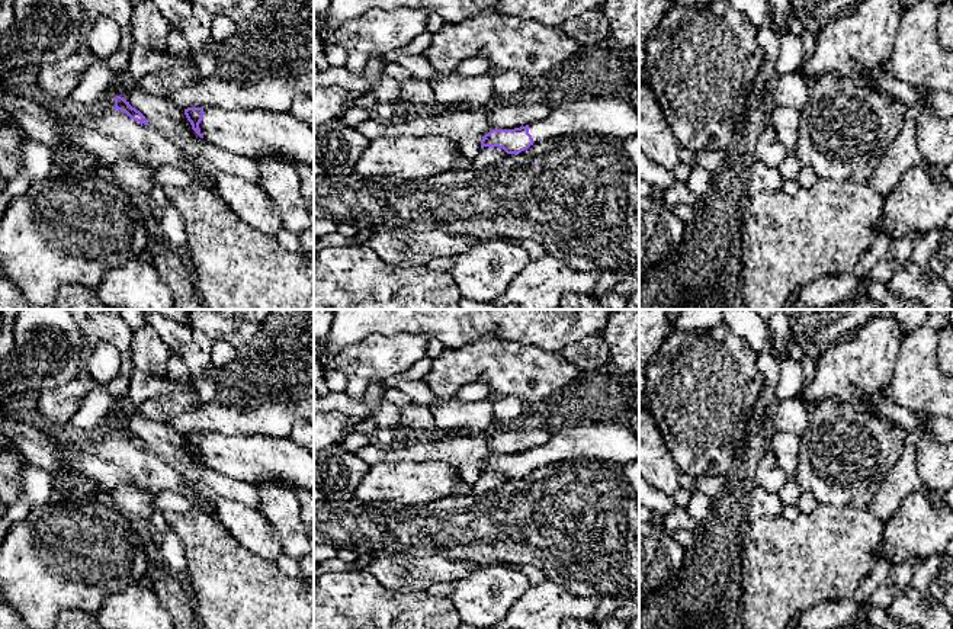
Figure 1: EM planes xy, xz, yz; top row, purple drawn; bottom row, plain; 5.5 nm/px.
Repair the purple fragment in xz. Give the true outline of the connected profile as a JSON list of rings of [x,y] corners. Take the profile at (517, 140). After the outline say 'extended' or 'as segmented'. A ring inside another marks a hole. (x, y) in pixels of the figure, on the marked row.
[[[597,97],[565,102],[552,113],[530,125],[514,129],[491,129],[481,139],[481,148],[498,147],[507,154],[517,154],[530,145],[556,138],[590,132],[616,138],[639,137],[639,112],[620,97]]] | extended

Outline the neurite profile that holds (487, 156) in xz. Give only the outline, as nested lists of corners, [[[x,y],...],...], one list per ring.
[[[484,147],[479,150],[475,158],[471,160],[472,169],[482,169],[490,164],[495,164],[497,161],[503,160],[508,154],[498,147]]]

